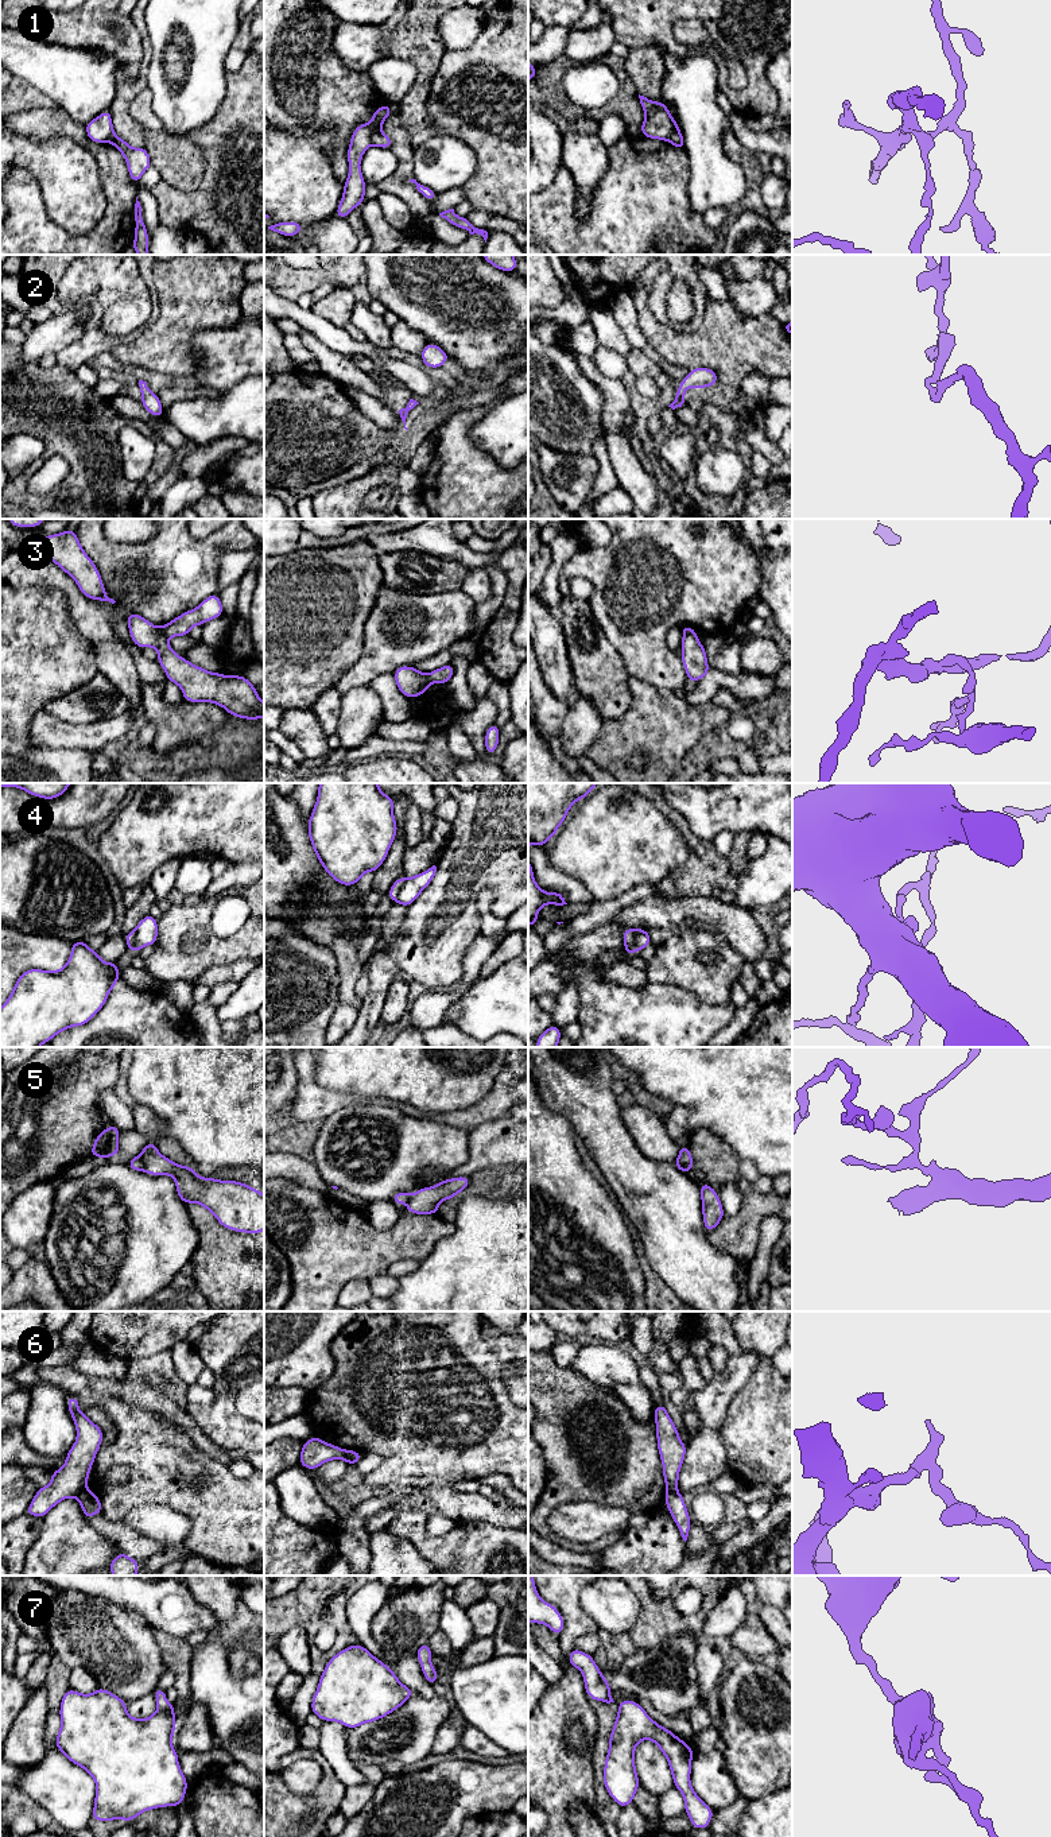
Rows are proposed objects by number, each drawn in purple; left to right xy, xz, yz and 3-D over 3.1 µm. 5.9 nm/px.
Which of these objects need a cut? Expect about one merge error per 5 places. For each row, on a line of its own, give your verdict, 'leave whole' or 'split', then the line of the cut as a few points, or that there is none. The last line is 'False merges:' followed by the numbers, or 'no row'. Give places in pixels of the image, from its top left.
1: split; cut in xz along (379, 130), (373, 134), (371, 144)
2: leave whole; no cut
3: leave whole; no cut
4: split; cut in xz along (406, 878), (394, 900)
5: split; cut in xy along (140, 1154), (143, 1169)
6: split; cut in xy along (85, 1488), (76, 1496)
7: leave whole; no cut
False merges: 1, 4, 5, 6

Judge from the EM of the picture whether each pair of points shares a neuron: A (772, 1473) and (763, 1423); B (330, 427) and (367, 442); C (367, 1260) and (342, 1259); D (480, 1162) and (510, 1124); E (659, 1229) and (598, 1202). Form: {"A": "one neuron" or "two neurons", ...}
{"A": "one neuron", "B": "one neuron", "C": "one neuron", "D": "one neuron", "E": "two neurons"}

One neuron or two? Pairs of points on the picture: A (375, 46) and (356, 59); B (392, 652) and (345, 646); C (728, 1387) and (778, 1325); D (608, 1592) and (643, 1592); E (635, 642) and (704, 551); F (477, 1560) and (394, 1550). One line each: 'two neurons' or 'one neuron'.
A: one neuron
B: two neurons
C: two neurons
D: two neurons
E: one neuron
F: two neurons

